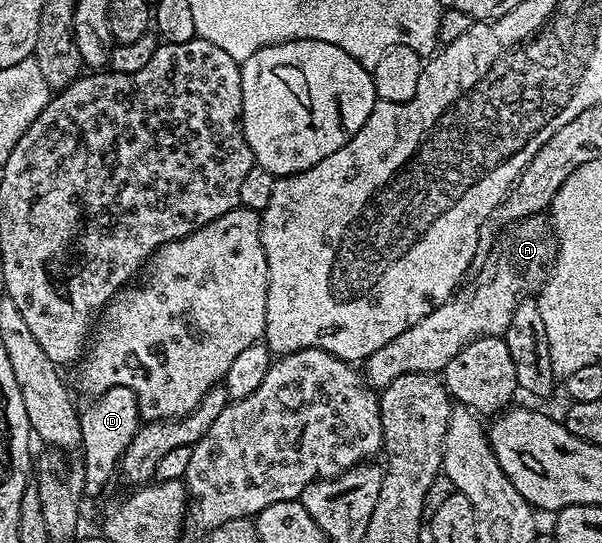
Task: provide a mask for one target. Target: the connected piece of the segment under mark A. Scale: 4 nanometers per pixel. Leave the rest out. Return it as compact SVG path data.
M546 214L529 216L523 220L518 220L501 233L496 245L496 257L498 256L498 273L491 280L486 280L483 284L478 284L475 288L459 291L450 297L448 302L441 304L435 312L428 314L428 318L420 318L416 326L408 326L404 334L392 338L388 346L382 346L364 361L364 375L366 383L375 390L381 390L388 386L388 382L396 382L400 374L424 374L432 372L435 374L445 373L448 362L464 350L472 342L480 338L489 336L502 336L512 322L512 316L516 314L516 308L523 300L541 293L543 284L546 283L554 266L554 261L558 258L558 233L554 231L551 217Z

